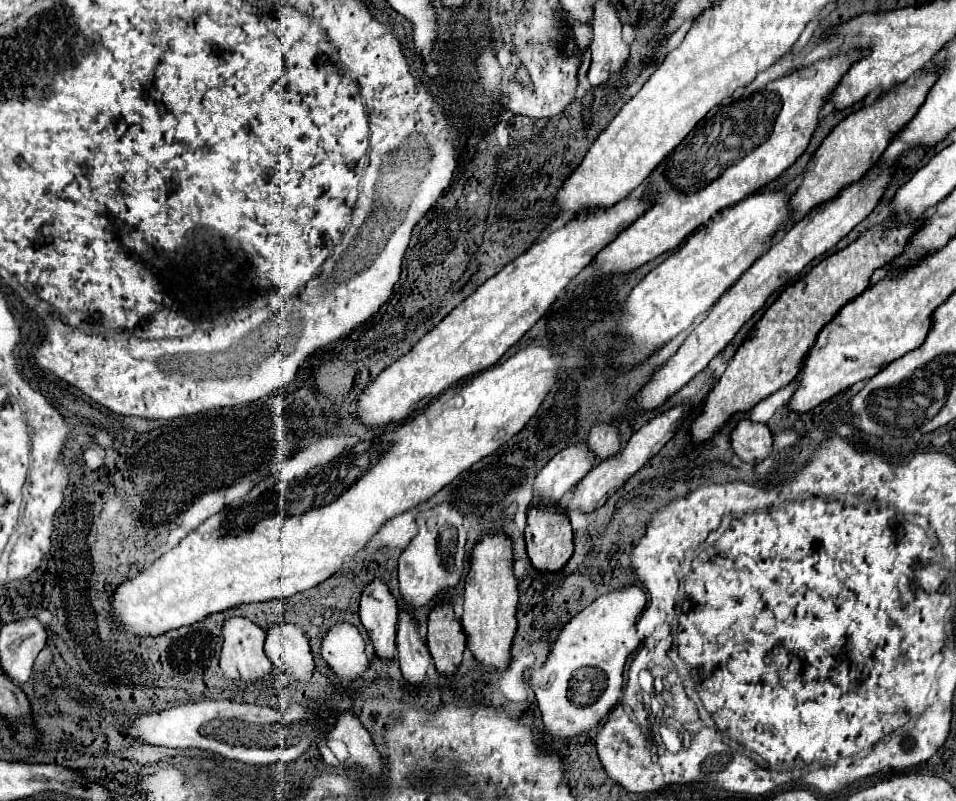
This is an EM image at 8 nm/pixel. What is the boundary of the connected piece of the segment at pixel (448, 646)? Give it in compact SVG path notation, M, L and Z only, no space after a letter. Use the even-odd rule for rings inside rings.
M449 602L437 604L429 612L427 646L439 672L453 674L457 670L467 646L467 636Z

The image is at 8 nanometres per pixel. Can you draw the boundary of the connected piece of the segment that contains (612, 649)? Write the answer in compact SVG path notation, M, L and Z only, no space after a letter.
M635 584L599 596L591 606L581 610L569 624L565 624L543 666L527 670L525 680L537 696L547 734L567 738L591 730L619 702L623 686L623 666L627 662L627 656L633 654L641 642L639 636L635 636L635 622L643 608L645 608L645 592Z

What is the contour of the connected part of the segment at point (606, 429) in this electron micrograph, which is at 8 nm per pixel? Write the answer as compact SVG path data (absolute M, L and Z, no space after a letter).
M603 422L595 424L589 434L589 448L597 454L597 460L605 460L607 456L613 456L613 452L621 450L619 448L619 428L615 422Z

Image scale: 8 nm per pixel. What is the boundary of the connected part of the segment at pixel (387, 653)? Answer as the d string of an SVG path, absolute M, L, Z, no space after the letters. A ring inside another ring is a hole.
M373 578L361 594L361 624L365 626L377 656L391 660L395 654L397 600L381 578Z

